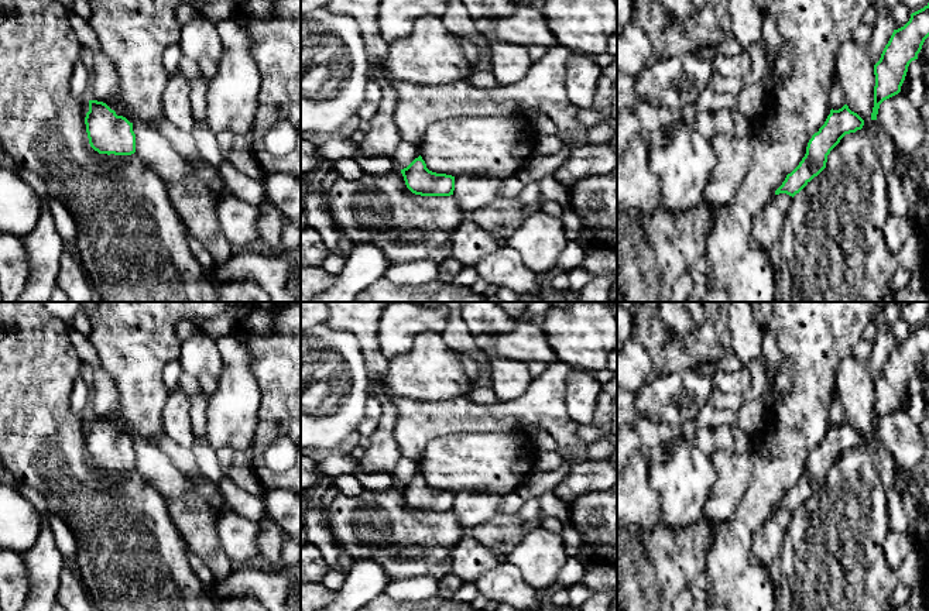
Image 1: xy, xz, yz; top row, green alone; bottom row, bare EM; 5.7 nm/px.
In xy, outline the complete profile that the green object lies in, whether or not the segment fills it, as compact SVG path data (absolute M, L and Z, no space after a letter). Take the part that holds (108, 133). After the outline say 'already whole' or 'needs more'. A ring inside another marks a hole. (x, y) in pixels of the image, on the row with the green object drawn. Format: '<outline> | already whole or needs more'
M89 100L85 124L89 144L99 154L131 155L136 152L133 123L117 116L106 103Z | already whole

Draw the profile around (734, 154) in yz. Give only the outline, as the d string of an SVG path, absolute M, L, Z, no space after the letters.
M717 133L710 140L717 164L705 189L705 202L721 209L731 203L753 162L751 137Z

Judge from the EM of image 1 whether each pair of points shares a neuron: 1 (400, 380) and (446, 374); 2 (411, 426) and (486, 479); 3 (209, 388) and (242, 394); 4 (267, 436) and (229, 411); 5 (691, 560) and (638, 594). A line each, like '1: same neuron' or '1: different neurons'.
1: same neuron
2: different neurons
3: different neurons
4: different neurons
5: same neuron

